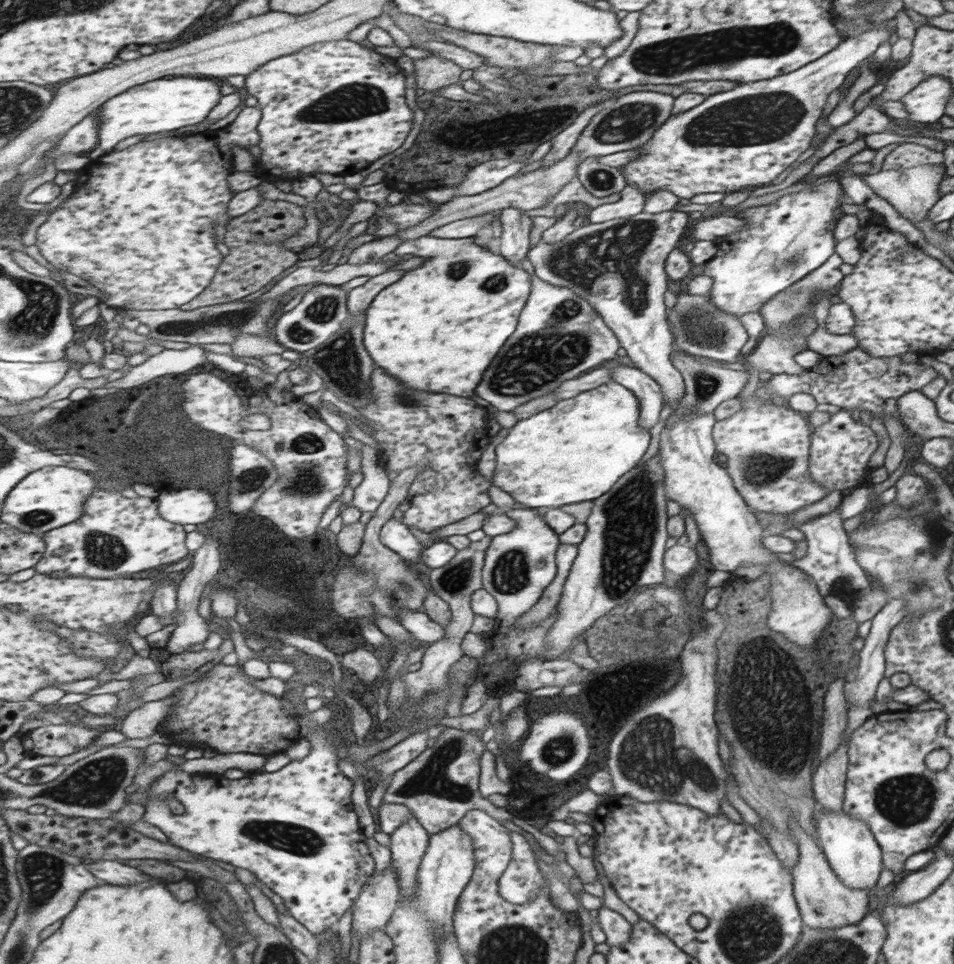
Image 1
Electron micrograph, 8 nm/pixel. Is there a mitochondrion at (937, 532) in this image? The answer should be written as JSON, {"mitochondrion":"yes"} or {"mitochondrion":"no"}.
{"mitochondrion":"yes"}

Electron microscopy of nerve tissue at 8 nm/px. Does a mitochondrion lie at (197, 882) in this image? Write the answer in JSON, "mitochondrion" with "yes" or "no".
{"mitochondrion":"no"}

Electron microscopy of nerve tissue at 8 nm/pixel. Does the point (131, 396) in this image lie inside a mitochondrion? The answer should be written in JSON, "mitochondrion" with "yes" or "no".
{"mitochondrion":"no"}

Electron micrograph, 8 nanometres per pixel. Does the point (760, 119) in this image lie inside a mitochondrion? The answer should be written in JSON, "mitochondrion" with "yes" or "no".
{"mitochondrion":"yes"}

